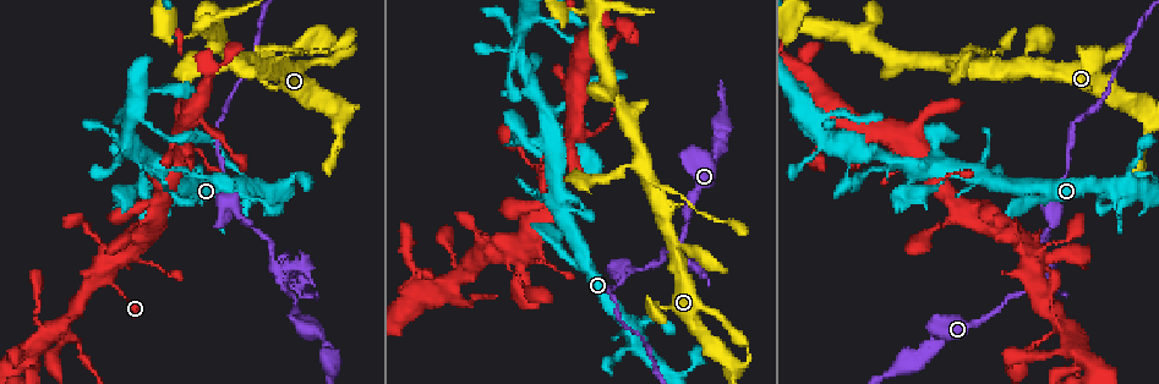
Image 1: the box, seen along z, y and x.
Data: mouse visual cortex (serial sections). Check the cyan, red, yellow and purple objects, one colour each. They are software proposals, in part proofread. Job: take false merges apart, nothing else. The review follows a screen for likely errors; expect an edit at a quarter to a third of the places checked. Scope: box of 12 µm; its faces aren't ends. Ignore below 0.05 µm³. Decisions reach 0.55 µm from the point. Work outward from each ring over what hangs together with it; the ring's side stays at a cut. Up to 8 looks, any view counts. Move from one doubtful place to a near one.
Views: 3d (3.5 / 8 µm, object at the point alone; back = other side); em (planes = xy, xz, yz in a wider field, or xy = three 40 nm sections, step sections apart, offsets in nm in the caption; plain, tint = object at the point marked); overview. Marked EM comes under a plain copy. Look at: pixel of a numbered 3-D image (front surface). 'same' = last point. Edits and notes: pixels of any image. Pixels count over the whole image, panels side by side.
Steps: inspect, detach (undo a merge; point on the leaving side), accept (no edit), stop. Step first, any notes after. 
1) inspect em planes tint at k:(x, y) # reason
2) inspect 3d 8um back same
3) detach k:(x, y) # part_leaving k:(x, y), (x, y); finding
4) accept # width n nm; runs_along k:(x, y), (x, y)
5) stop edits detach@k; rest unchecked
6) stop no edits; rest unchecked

inspect 3d 3.5um at 1:(666, 254) # three-way junction

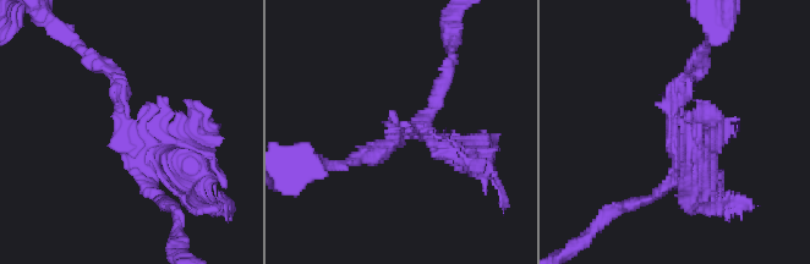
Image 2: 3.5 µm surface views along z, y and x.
inspect em xy step 5 tint at 2:(675, 151) # now the EM

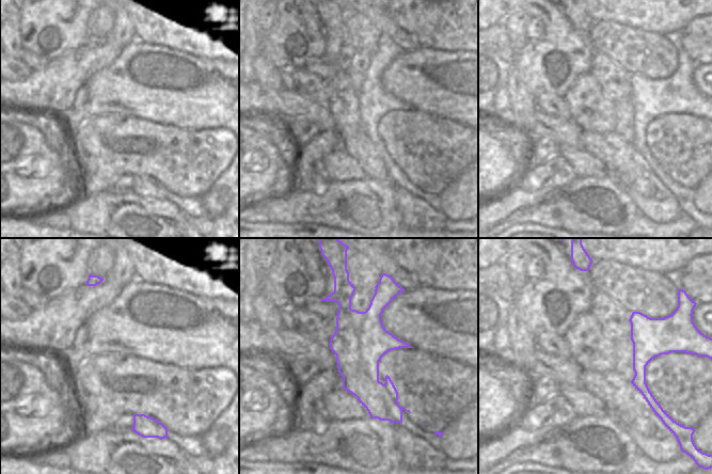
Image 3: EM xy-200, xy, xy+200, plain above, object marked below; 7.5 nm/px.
detach 2:(463, 149) # part_leaving 2:(428, 137), (488, 177); two cells meet here

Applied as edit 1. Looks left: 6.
inspect overview

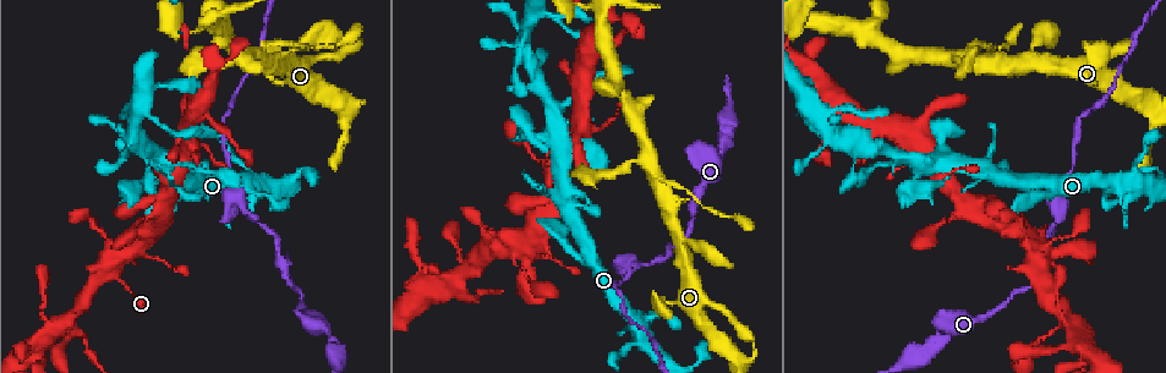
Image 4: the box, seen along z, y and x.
inspect 3d 3.5um at 4:(982, 199) # a narrow waist

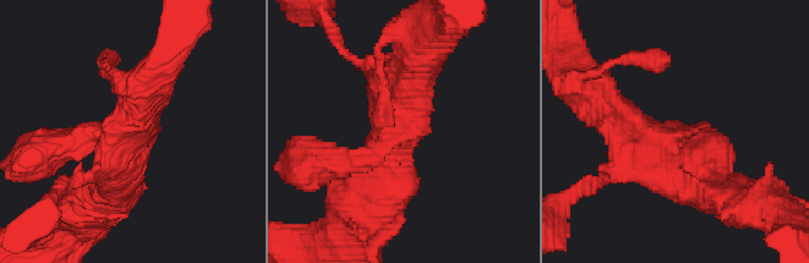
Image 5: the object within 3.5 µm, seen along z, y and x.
inspect em xy step 5 tint at 5:(400, 132) # arms 4; arm_widths 150, 300, 500, 500 nm

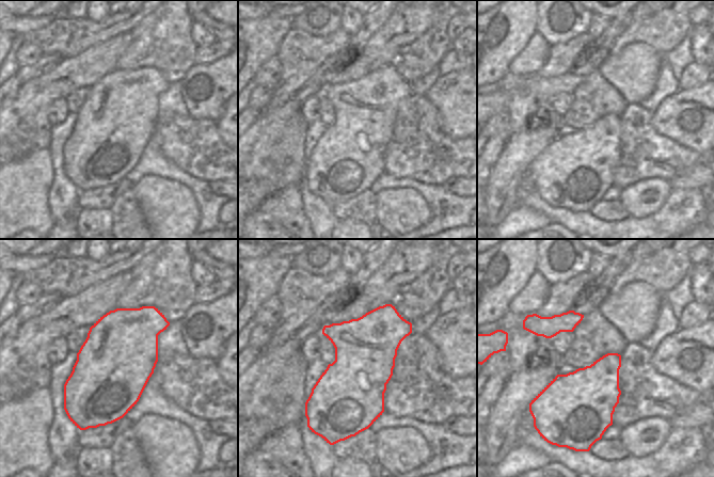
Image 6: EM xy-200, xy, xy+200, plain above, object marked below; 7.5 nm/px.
accept # runs_along 5:(722, 196), (676, 173), (597, 94); one cell here

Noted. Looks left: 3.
inspect 3d 8um back at 4:(556, 106) # arms part here

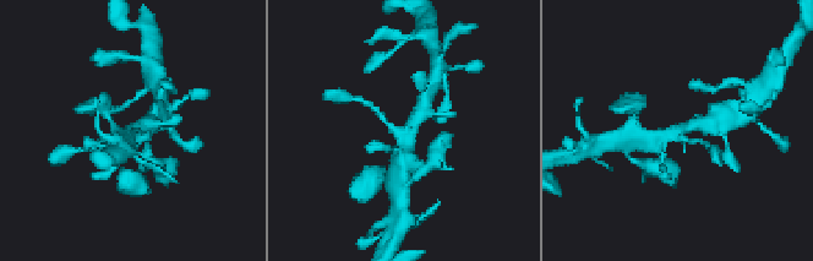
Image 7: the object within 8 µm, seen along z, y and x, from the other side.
inspect 3d 3.5um at 7:(407, 131)

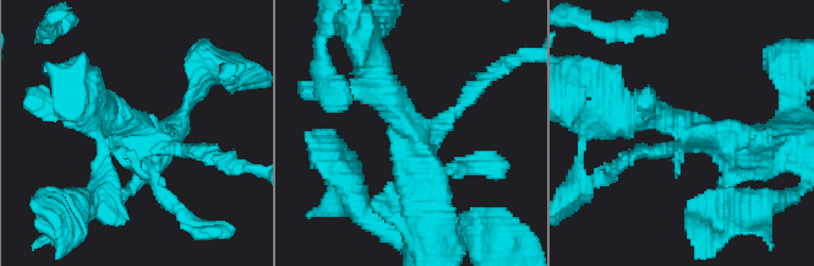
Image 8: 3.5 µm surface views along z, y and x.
accept # runs_along 8:(427, 212), (415, 134), (375, 70); one cell here

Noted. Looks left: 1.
stop edits detach@2; rest unchecked

